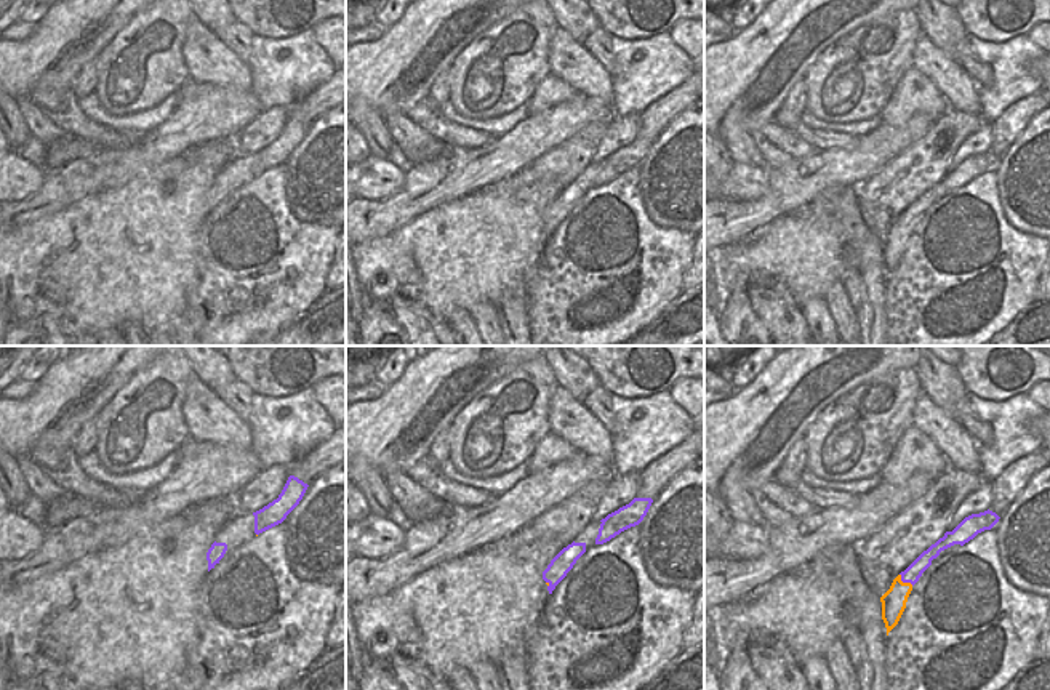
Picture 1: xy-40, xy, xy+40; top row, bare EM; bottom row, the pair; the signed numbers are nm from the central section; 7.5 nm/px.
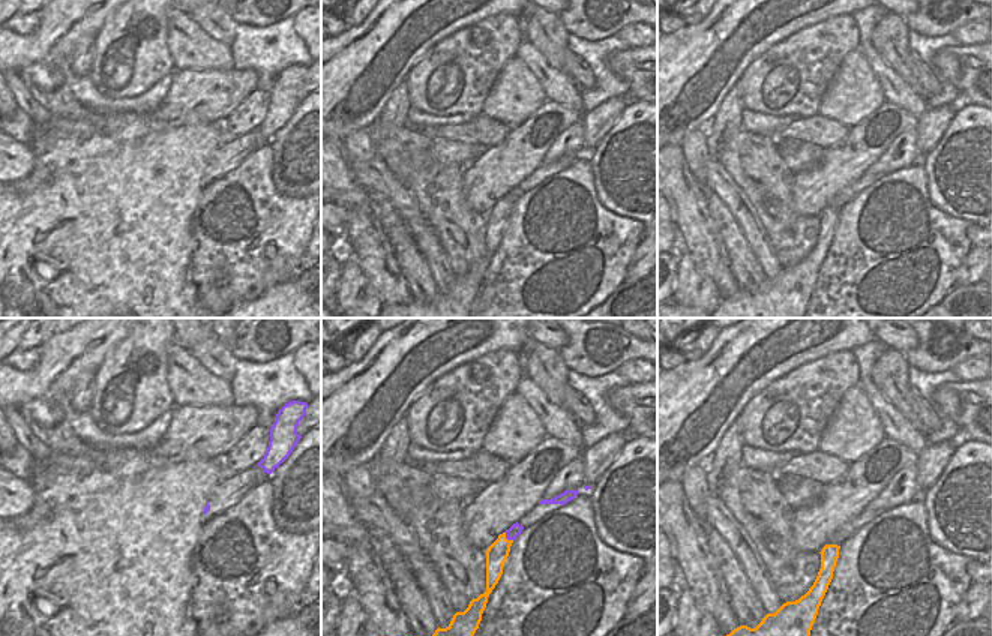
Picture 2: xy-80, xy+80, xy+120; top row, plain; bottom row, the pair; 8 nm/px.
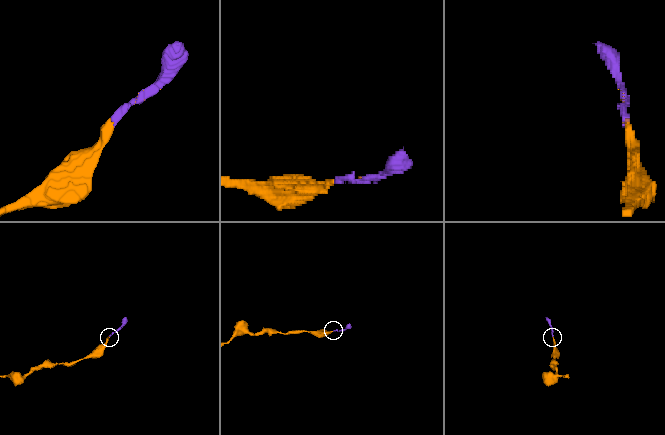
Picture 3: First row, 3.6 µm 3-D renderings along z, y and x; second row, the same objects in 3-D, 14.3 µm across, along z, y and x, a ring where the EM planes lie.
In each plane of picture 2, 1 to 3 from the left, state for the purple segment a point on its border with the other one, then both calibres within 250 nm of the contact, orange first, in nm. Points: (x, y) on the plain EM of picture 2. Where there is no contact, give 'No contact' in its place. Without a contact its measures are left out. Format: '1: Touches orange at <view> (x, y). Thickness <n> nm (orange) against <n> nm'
1: No contact
2: Touches orange at xy+80 (505, 201). Thickness 170 nm (orange) against 100 nm
3: No contact

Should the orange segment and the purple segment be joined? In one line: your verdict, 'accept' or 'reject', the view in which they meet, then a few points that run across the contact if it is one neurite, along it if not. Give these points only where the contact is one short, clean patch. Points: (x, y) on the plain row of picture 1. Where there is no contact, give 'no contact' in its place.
reject | xy+40

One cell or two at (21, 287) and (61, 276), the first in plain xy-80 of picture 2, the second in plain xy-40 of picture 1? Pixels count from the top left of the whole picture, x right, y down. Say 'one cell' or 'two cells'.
one cell

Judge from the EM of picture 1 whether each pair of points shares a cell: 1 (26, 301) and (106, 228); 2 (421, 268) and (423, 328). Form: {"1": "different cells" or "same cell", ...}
{"1": "same cell", "2": "different cells"}

